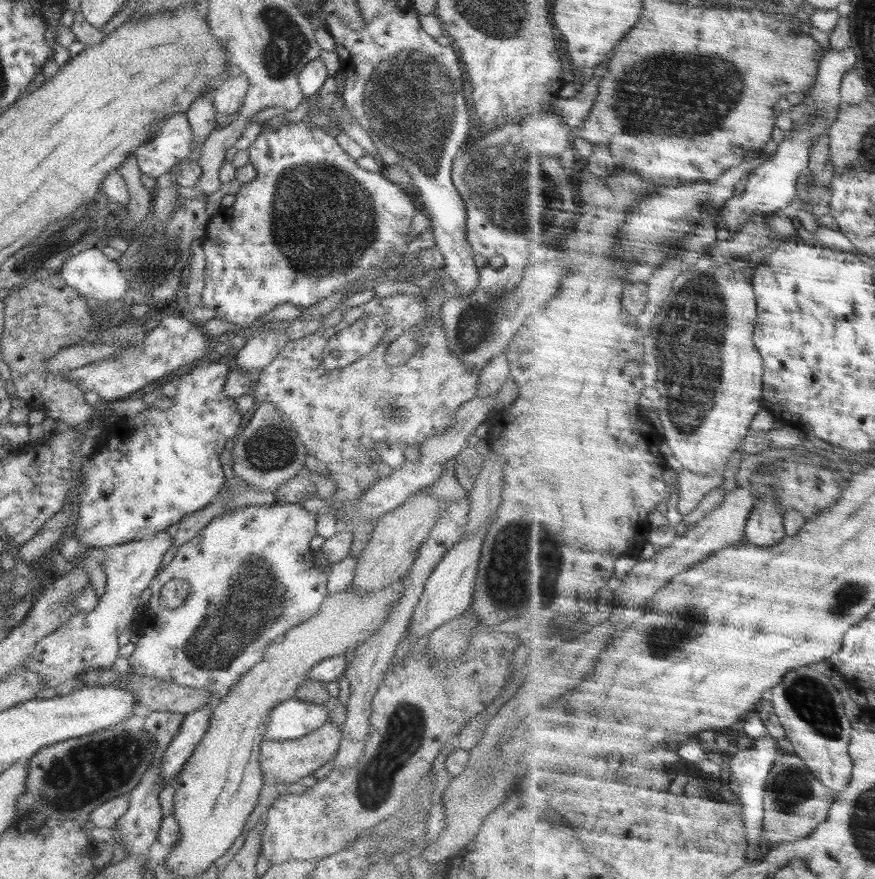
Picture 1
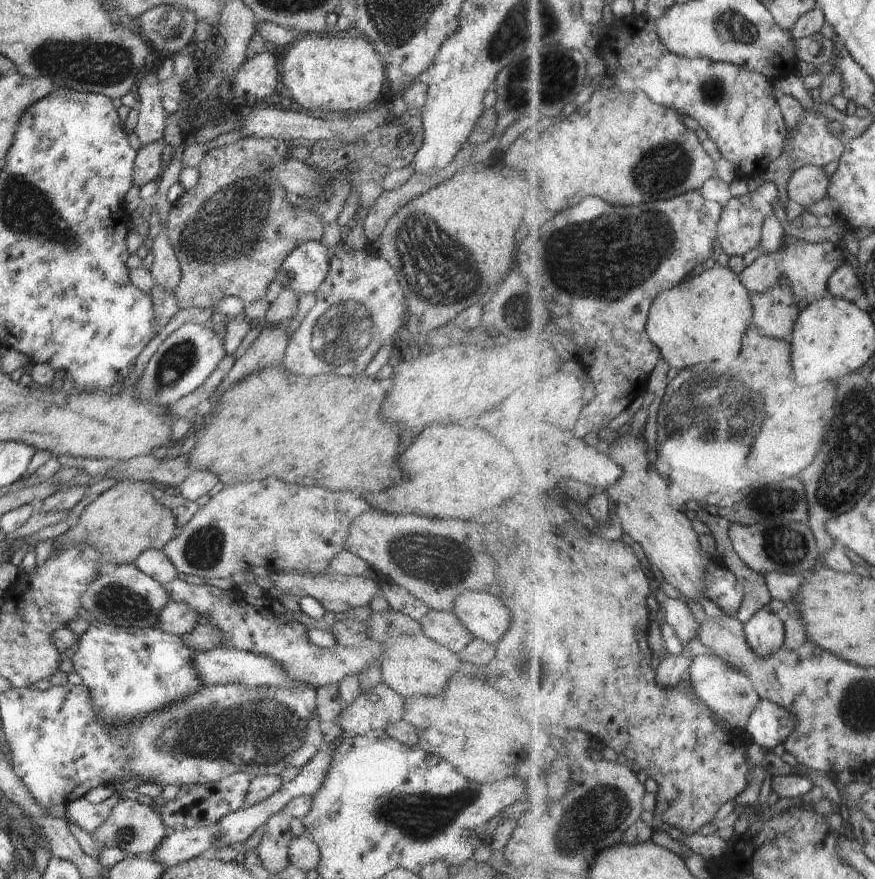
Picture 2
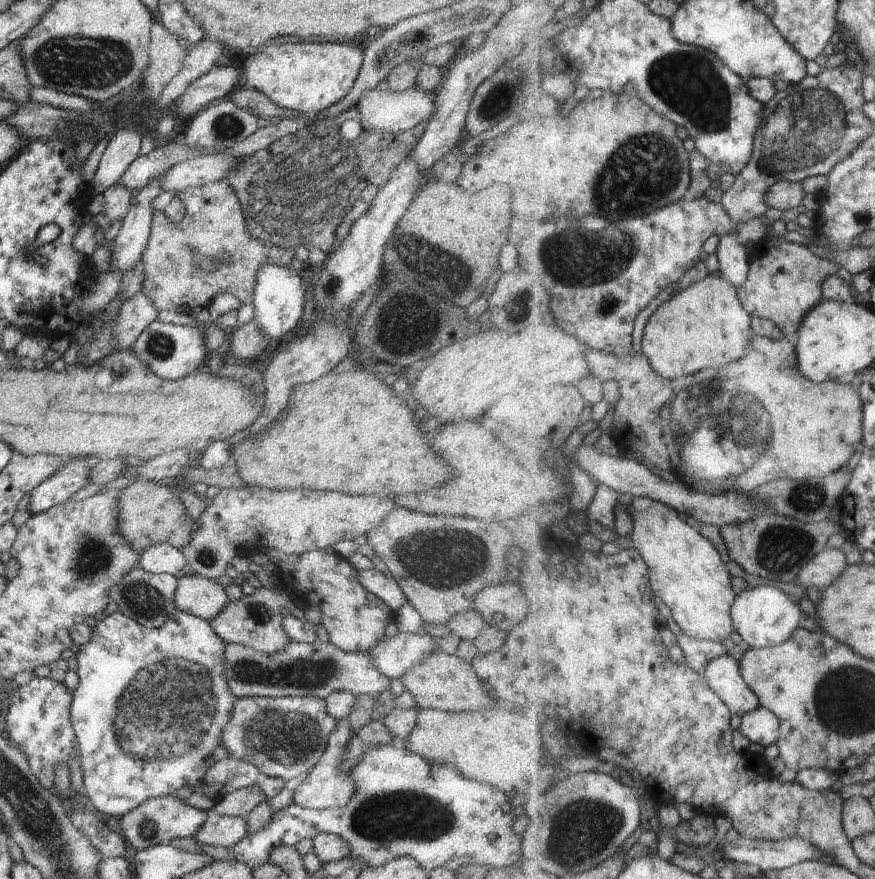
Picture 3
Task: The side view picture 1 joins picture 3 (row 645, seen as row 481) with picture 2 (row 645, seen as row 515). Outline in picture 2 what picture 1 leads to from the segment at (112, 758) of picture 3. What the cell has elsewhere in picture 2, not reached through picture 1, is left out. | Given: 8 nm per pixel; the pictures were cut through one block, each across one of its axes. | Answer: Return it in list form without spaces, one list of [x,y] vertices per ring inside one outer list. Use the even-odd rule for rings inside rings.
[[[93,621],[90,622],[90,627],[86,630],[86,633],[79,637],[76,647],[78,647],[78,650],[76,650],[71,659],[74,672],[80,676],[82,679],[81,684],[84,684],[84,686],[88,688],[88,692],[90,692],[94,714],[98,716],[98,720],[102,720],[102,722],[108,724],[108,726],[120,726],[120,724],[127,724],[128,722],[134,722],[134,720],[143,720],[146,716],[154,714],[156,710],[160,711],[164,706],[172,706],[174,702],[178,702],[178,700],[182,700],[182,698],[186,698],[186,696],[192,696],[194,692],[198,692],[202,686],[205,686],[204,682],[200,680],[200,676],[198,676],[194,664],[192,664],[192,656],[194,656],[195,650],[188,648],[188,646],[184,644],[184,640],[182,640],[181,636],[166,634],[166,632],[162,632],[156,626],[146,629],[135,629],[132,627],[114,626],[114,624],[102,624],[102,622]]]

